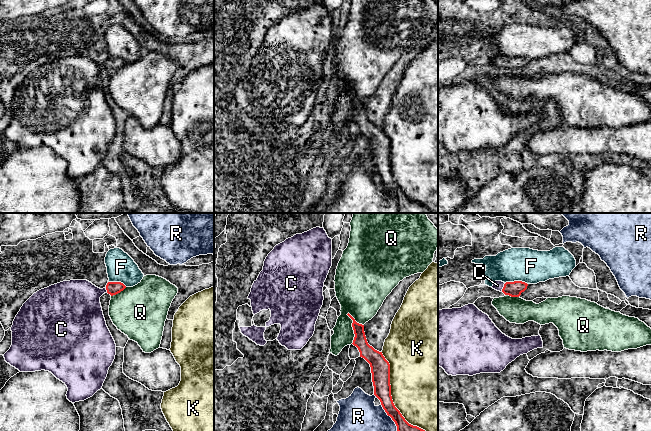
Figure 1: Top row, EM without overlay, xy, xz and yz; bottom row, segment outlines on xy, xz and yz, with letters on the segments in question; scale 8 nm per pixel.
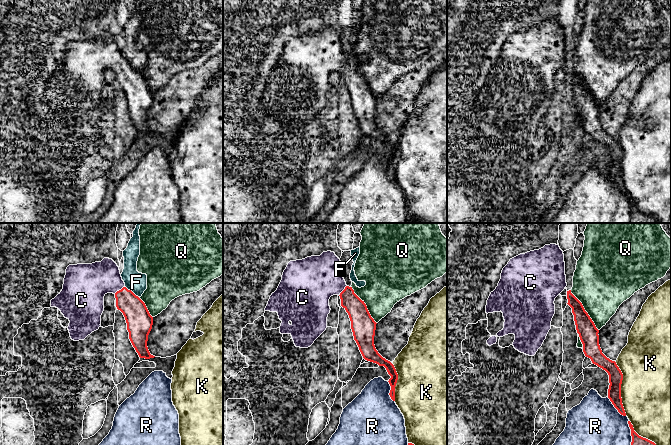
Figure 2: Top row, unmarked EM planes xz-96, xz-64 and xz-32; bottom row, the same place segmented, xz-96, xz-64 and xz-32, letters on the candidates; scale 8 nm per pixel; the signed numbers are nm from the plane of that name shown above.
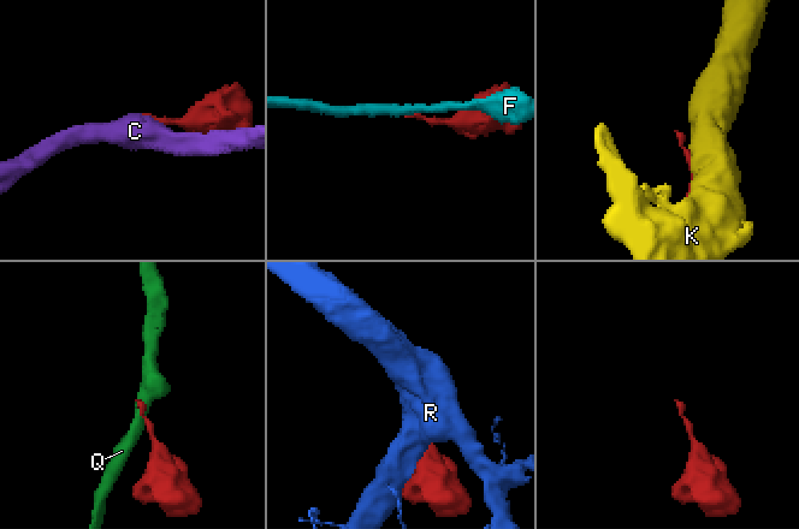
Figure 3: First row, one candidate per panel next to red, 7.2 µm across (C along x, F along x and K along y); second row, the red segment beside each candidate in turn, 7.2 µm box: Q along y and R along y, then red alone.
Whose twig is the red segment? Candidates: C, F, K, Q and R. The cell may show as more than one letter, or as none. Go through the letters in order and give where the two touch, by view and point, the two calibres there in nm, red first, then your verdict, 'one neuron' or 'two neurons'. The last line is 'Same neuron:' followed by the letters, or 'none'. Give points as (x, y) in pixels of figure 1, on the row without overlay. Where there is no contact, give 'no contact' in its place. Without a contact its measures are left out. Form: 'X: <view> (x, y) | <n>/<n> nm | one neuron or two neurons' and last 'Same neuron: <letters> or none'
C: yz (503, 63) | 130/80 nm | one neuron
F: yz (516, 57) | 130/280 nm | two neurons
K: xz (391, 174) | 160/480 nm | two neurons
Q: xz (353, 104) | 120/320 nm | two neurons
R: xz (392, 195) | 190/480 nm | two neurons
Same neuron: C

